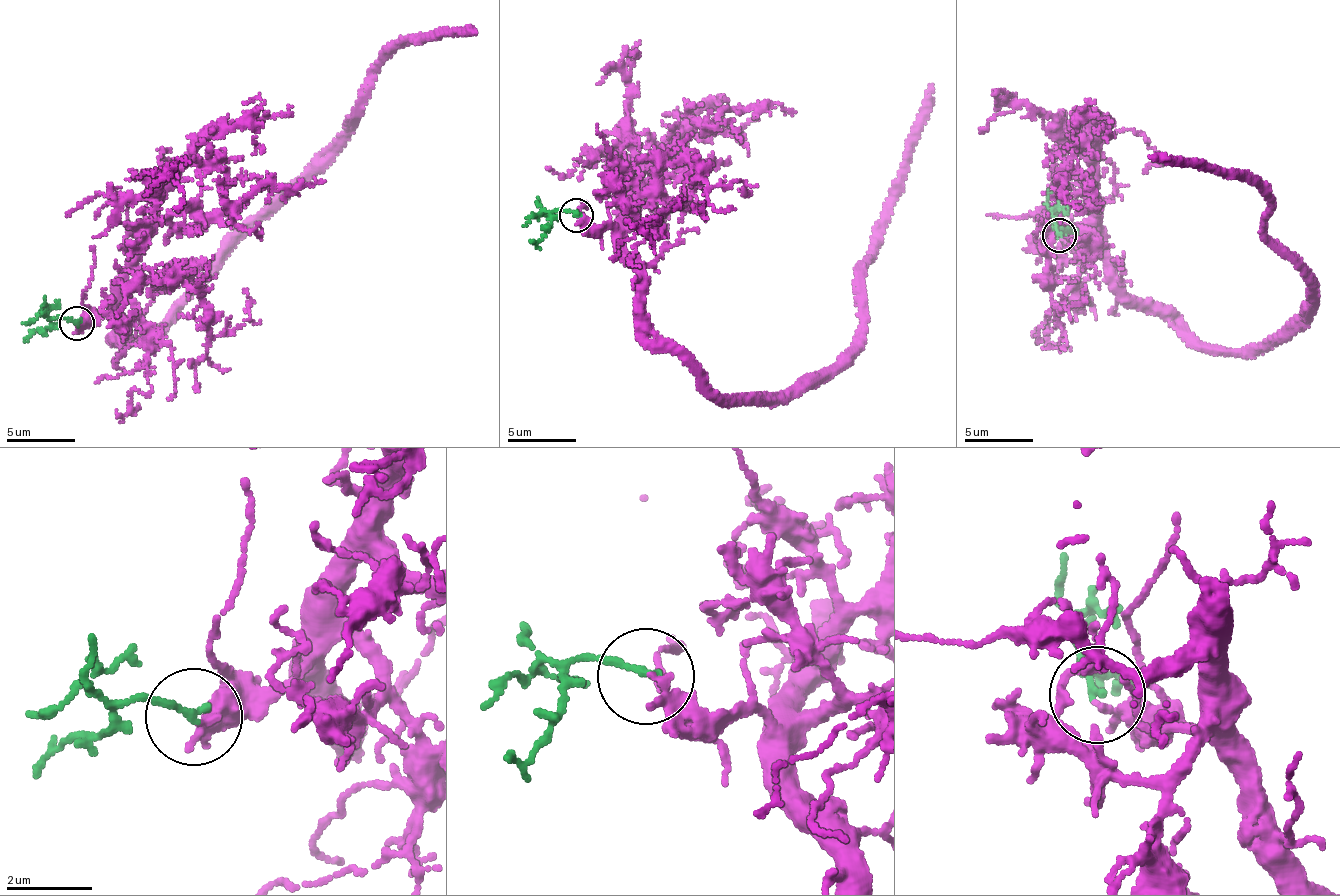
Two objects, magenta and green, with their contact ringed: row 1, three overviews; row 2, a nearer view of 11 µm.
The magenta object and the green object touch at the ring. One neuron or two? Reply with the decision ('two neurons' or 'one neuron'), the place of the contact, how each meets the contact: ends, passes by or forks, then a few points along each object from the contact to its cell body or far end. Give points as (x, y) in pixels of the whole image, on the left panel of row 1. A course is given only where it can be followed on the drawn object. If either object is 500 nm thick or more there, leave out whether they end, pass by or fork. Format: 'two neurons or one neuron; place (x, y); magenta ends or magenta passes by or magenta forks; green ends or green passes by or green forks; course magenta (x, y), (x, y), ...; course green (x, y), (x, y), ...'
one neuron; place (76, 323); magenta passes by; green ends; course magenta (77, 325), (111, 307), (130, 342), (166, 323), (362, 112), (380, 56), (476, 32); course green (77, 322), (54, 319), (24, 341)

